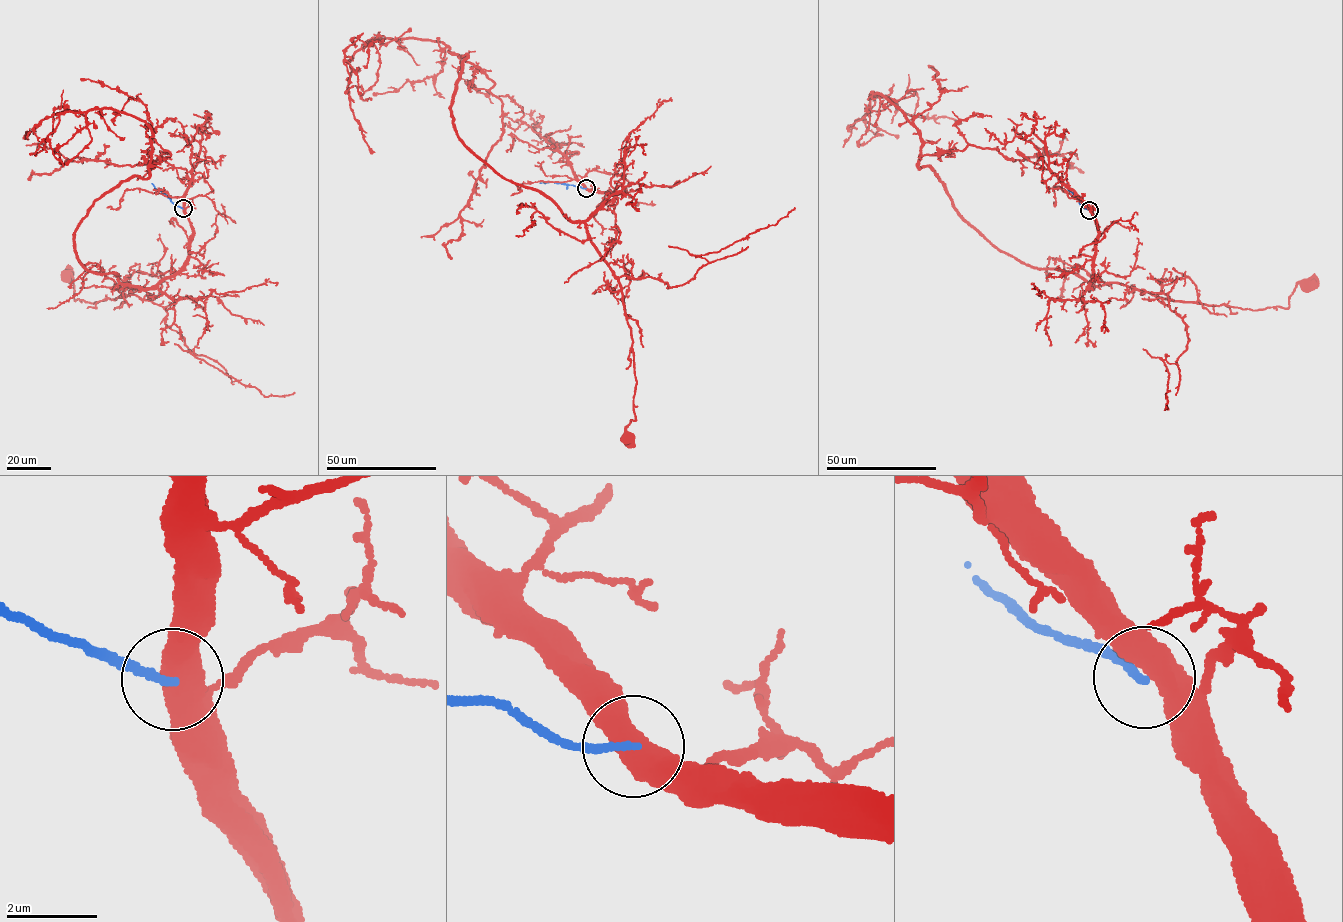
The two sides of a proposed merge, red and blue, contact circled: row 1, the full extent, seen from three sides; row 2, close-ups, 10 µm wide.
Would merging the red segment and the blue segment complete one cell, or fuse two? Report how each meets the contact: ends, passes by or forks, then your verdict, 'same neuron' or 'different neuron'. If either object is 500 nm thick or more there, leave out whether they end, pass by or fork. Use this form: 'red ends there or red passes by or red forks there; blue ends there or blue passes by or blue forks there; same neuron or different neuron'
different neuron

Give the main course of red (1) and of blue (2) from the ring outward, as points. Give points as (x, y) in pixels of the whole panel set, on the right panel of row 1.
1: (1090, 210), (1098, 235), (1090, 289), (1117, 282), (1167, 299), (1253, 310), (1287, 308), (1298, 283), (1308, 286)
2: (1090, 210), (1068, 191), (1067, 183)

